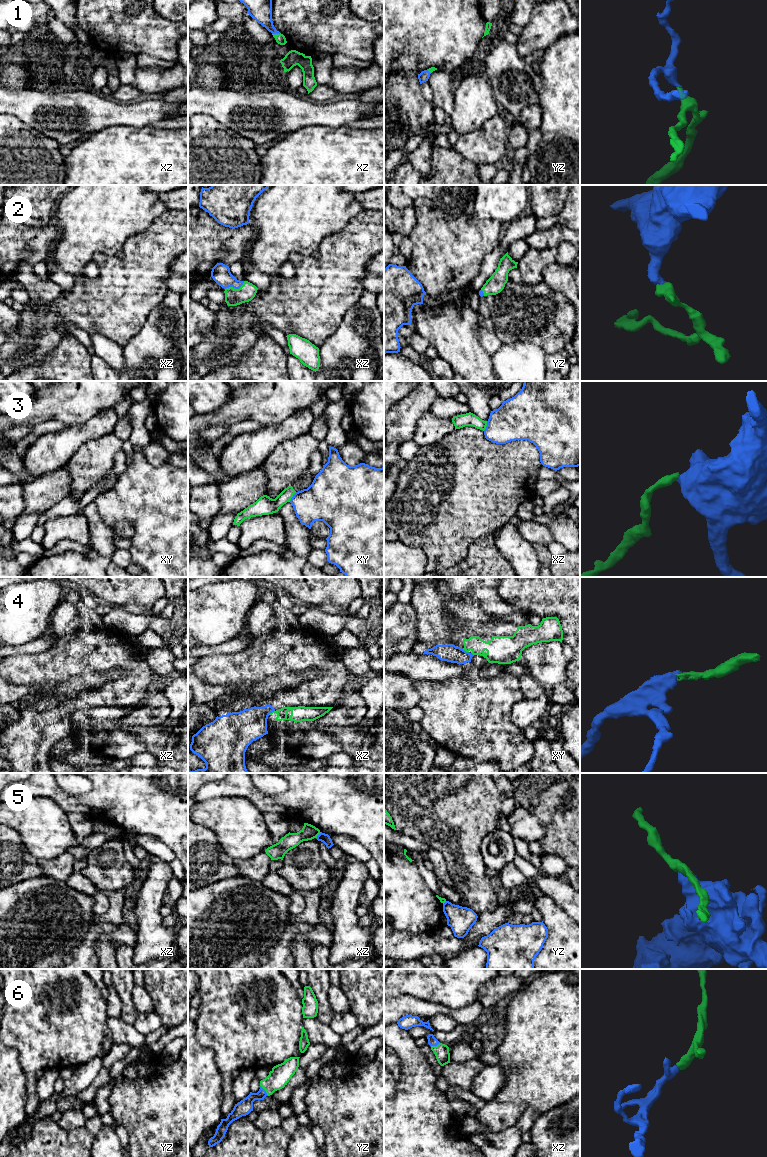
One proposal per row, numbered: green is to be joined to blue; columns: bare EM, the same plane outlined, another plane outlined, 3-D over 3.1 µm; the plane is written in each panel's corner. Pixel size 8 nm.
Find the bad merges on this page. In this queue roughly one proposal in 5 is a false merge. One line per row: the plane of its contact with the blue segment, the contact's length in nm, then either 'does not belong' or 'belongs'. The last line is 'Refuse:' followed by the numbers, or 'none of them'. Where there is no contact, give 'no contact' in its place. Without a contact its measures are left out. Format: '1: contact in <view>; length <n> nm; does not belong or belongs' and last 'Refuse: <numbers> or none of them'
1: contact in xz; length 70 nm; belongs
2: contact in xz; length 170 nm; belongs
3: contact in xy; length 100 nm; does not belong
4: contact in xz; length 70 nm; does not belong
5: contact in xz; length 70 nm; does not belong
6: contact in yz; length 100 nm; belongs
Refuse: 3, 4, 5

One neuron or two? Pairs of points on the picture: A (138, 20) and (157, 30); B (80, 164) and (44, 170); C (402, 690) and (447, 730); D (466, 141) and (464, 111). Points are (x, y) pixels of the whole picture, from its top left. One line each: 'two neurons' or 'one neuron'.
A: one neuron
B: two neurons
C: two neurons
D: two neurons

